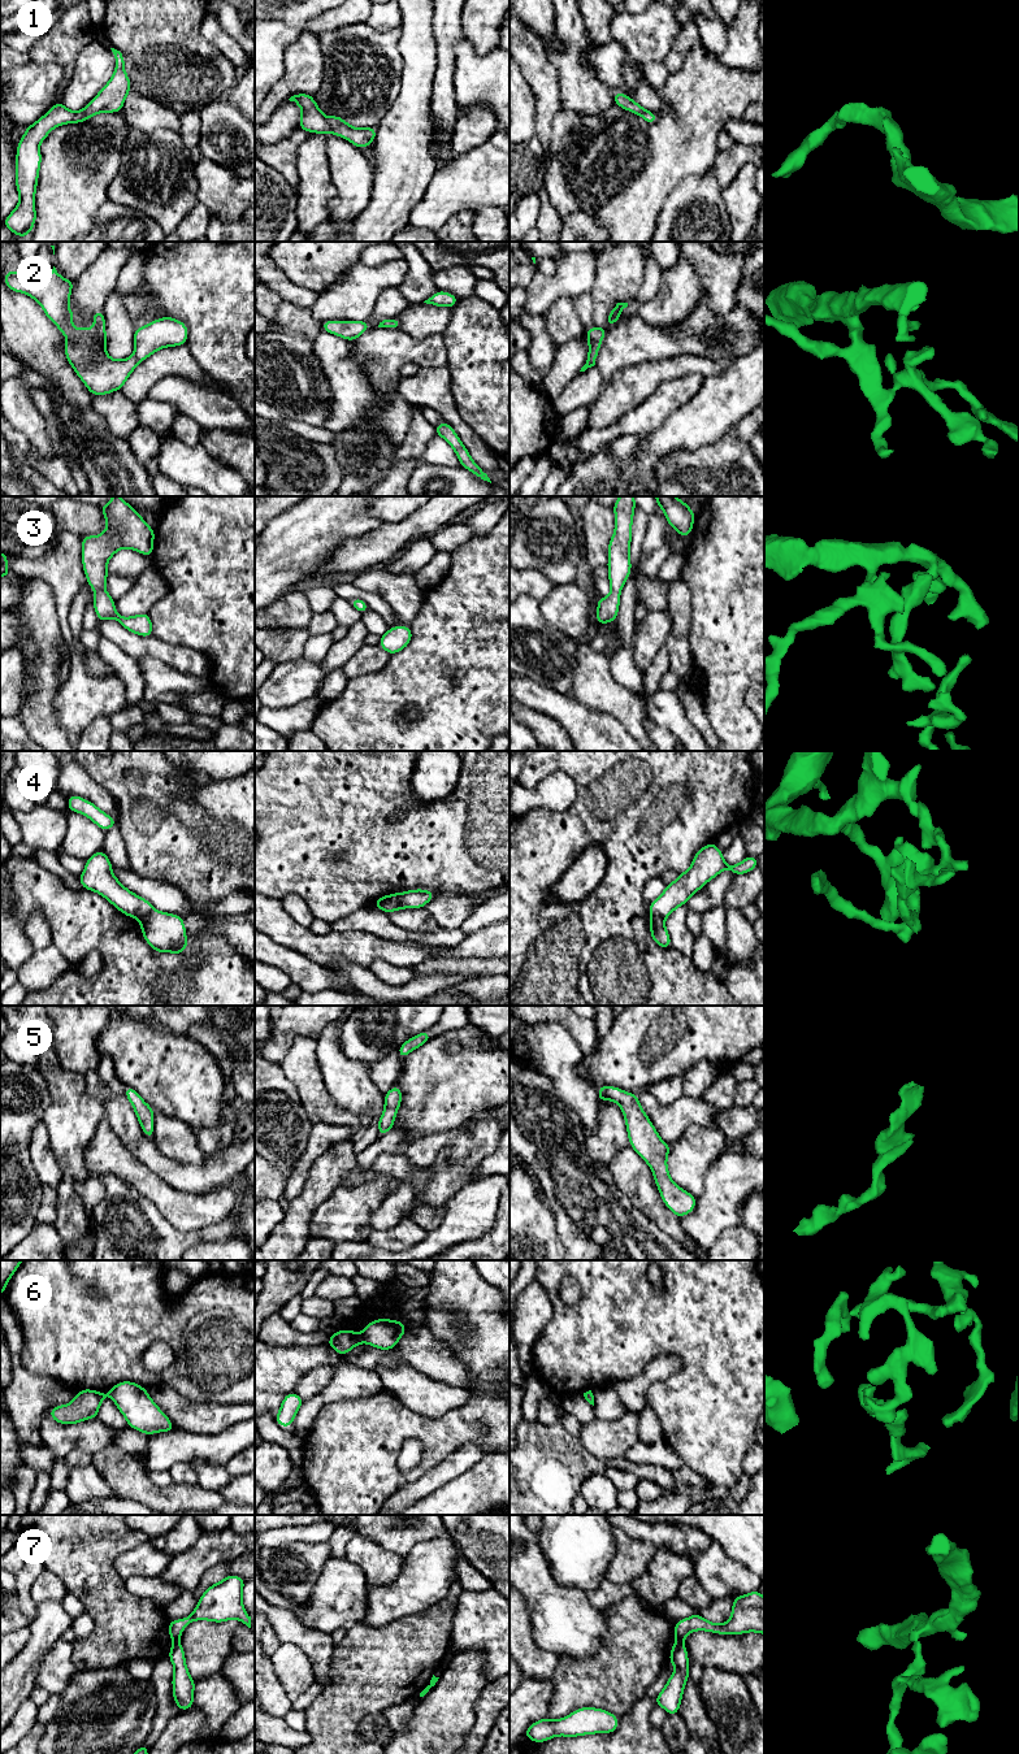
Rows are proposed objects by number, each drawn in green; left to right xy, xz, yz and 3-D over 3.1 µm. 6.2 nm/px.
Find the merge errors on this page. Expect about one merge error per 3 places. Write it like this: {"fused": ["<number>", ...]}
{"fused": ["4", "6", "7"]}

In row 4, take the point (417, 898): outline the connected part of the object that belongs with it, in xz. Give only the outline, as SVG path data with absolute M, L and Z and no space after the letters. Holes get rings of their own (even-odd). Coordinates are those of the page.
M416 889L400 893L400 902L407 908L424 908L434 896L433 891Z

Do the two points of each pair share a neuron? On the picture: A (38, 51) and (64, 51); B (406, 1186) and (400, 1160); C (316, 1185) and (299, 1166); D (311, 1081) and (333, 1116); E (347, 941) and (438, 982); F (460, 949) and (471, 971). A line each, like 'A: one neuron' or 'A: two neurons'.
A: one neuron
B: two neurons
C: two neurons
D: one neuron
E: two neurons
F: two neurons

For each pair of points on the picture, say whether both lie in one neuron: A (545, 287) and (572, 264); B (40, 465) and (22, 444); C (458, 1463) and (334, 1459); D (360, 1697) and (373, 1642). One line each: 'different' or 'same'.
A: same
B: same
C: different
D: same

